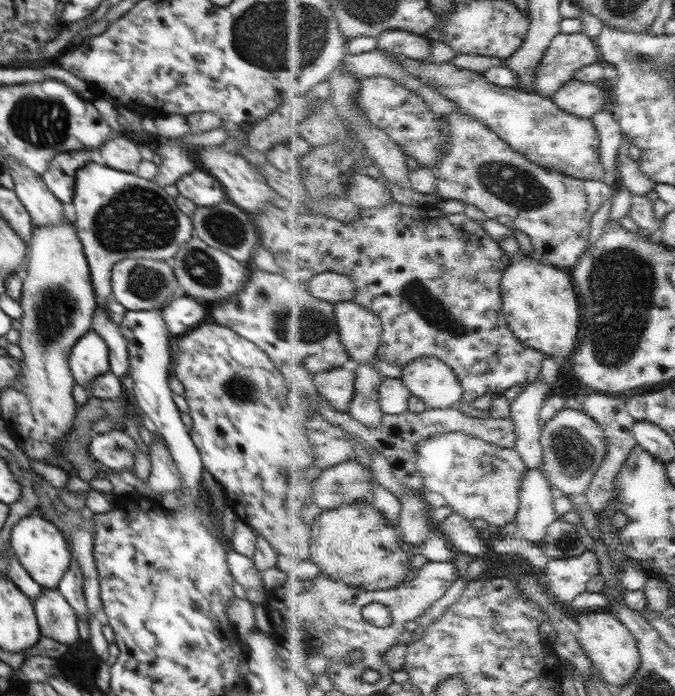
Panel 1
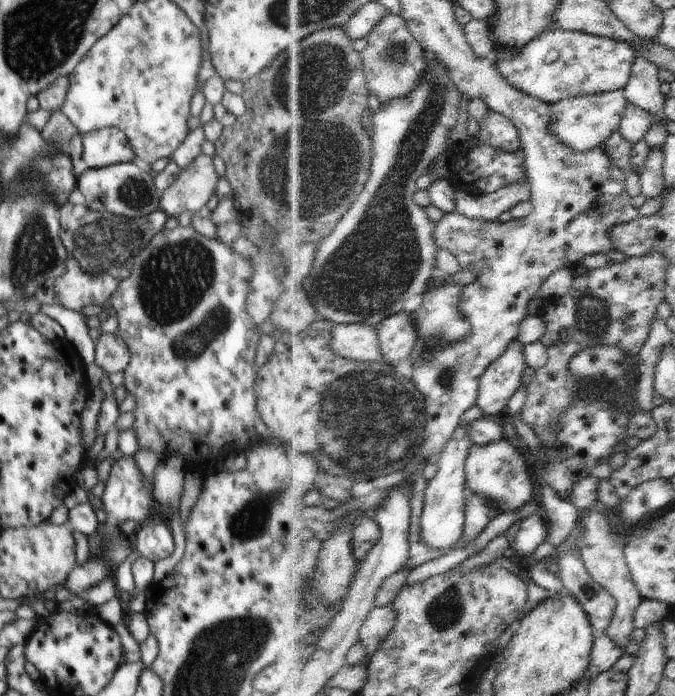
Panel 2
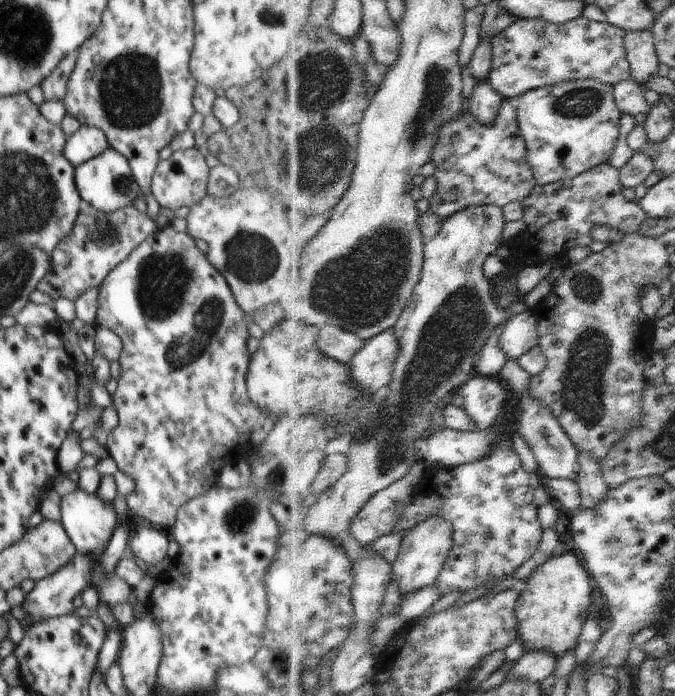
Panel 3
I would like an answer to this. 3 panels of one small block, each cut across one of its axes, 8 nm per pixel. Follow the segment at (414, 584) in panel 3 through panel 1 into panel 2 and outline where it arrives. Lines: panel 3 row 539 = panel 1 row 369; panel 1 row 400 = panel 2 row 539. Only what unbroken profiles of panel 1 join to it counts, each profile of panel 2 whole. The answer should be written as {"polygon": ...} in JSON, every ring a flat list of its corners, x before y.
{"polygon":[[480,405,473,406,464,414,460,426,457,428,452,440,443,450,439,463,441,464,438,476,428,482,425,495,425,504,423,511,423,537,437,549,445,549,454,546,463,538,465,528,467,527,467,503,468,503,468,486,467,486,467,460,471,458,472,449,476,444,470,436,473,423,488,418,487,412]]}

